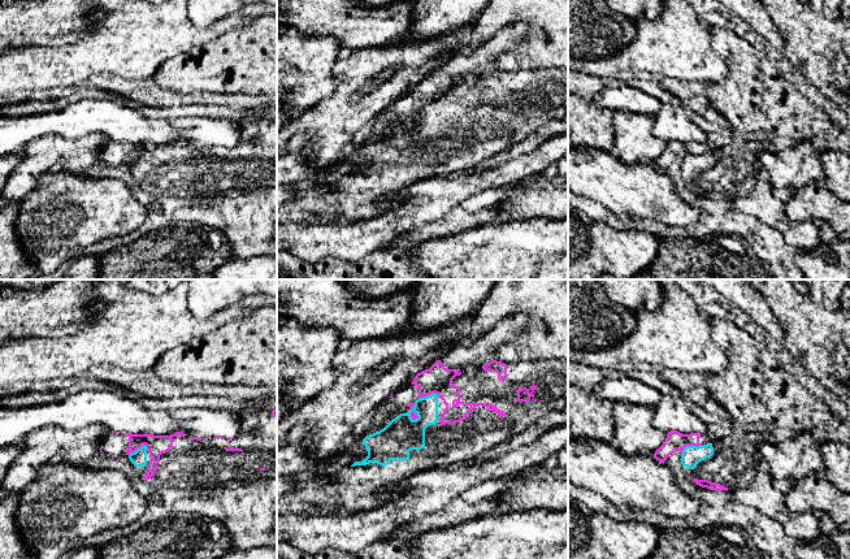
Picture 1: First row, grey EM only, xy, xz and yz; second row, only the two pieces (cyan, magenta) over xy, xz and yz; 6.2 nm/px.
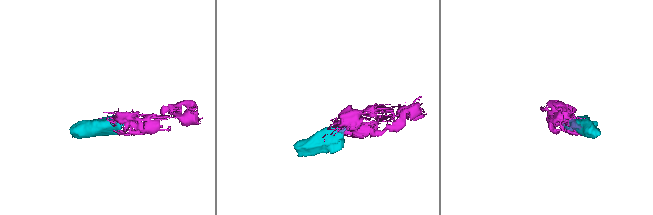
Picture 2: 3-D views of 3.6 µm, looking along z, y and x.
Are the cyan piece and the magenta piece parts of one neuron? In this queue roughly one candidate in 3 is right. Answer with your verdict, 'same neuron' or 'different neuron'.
same neuron

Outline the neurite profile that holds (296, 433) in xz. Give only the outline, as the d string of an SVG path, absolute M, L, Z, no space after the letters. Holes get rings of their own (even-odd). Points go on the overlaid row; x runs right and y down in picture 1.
M294 425L285 436L277 437L277 447L283 445L294 445L303 441L309 434L309 428L305 425Z

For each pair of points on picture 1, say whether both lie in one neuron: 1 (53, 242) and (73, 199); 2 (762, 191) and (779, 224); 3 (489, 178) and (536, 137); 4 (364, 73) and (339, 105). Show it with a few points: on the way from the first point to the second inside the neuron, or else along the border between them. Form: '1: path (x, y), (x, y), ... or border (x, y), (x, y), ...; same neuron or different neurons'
1: path (53, 232), (55, 224), (68, 209); same neuron
2: path (762, 199), (762, 203), (775, 216); same neuron
3: border (541, 143), (536, 148), (514, 157); different neurons
4: path (356, 81), (348, 89), (347, 98); same neuron

